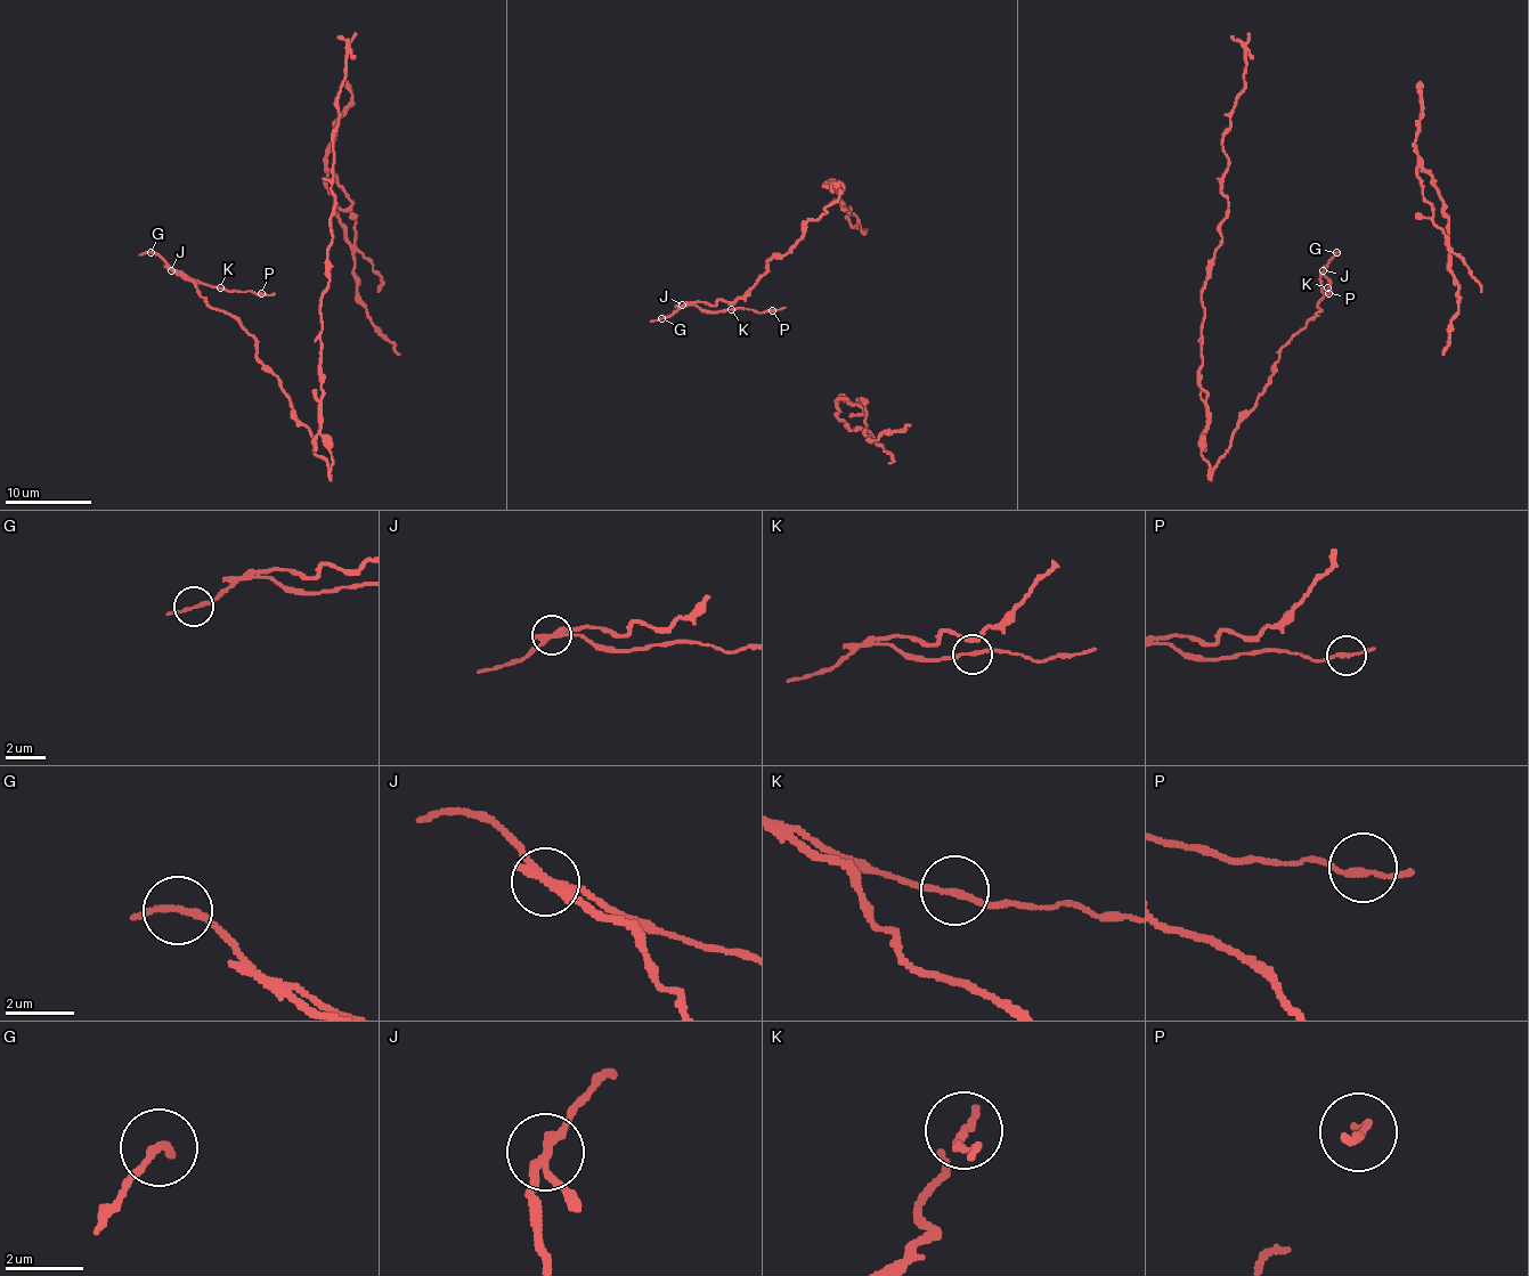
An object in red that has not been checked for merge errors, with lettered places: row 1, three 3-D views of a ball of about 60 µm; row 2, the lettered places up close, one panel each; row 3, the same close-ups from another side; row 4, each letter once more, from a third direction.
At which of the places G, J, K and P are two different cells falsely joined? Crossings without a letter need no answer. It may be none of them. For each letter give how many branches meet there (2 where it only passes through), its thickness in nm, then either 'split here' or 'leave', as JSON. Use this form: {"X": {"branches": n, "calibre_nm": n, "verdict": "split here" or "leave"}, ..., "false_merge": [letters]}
{"G": {"branches": 2, "calibre_nm": 170, "verdict": "leave"}, "J": {"branches": 2, "calibre_nm": 260, "verdict": "split here"}, "K": {"branches": 2, "calibre_nm": 170, "verdict": "leave"}, "P": {"branches": 2, "calibre_nm": 150, "verdict": "leave"}, "false_merge": ["J"]}

